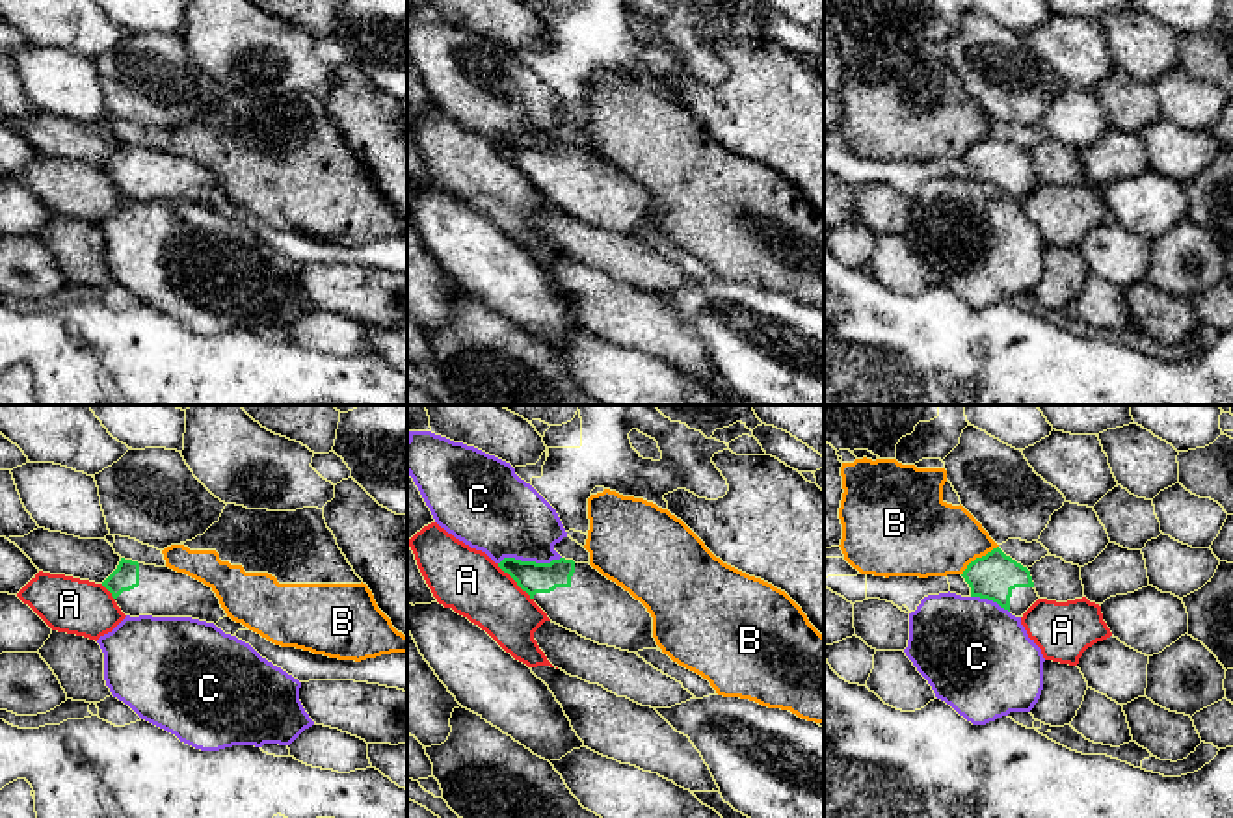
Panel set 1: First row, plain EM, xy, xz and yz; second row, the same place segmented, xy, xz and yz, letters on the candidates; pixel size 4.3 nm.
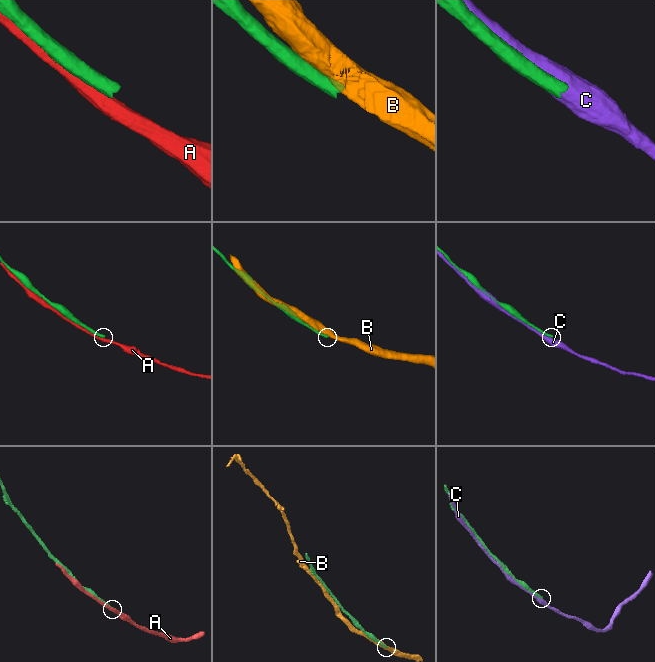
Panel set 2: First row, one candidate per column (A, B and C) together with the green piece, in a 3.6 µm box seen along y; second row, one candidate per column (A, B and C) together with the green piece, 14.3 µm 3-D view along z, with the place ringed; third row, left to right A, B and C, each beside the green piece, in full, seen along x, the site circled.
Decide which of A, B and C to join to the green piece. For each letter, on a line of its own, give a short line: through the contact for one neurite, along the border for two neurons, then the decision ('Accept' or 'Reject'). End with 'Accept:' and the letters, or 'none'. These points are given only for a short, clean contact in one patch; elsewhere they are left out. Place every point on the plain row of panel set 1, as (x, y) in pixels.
A: Reject
B: Line: yz (997, 129), (977, 140), (962, 158). Reject
C: Reject
Accept: none

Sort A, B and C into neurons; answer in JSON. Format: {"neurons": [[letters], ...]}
{"neurons": [["A"], ["B"], ["C"]]}

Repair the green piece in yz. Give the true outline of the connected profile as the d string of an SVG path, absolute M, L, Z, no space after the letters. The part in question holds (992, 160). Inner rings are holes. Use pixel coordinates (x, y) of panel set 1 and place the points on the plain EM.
M999 130L971 145L961 160L971 171L971 180L993 184L1015 201L1023 201L1040 182L1030 154Z

